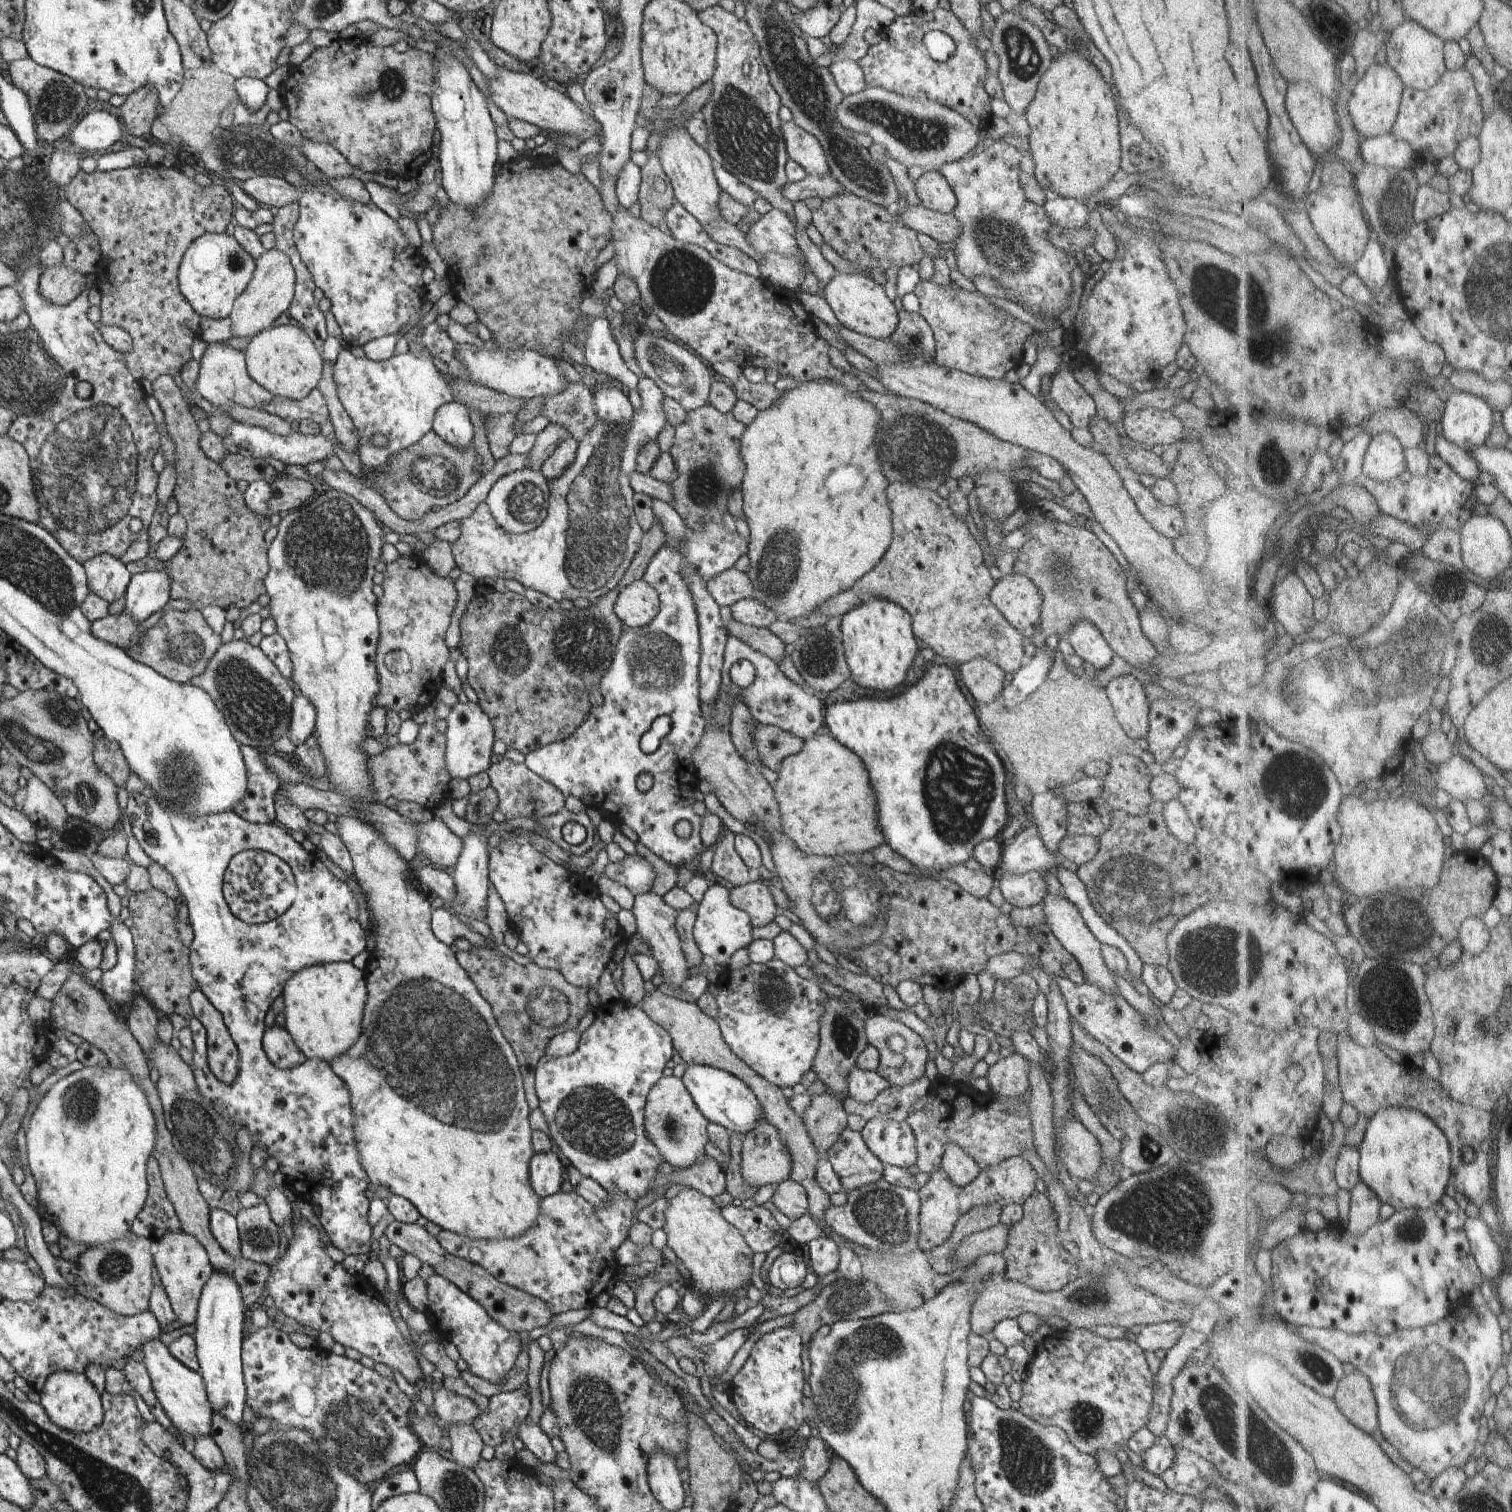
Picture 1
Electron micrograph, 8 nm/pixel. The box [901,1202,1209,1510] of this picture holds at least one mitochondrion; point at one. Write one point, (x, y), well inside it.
(1024, 1459)

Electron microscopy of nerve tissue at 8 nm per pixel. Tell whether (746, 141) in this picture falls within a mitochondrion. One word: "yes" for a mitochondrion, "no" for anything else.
yes

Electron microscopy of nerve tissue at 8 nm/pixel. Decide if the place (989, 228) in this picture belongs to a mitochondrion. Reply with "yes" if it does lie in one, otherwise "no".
yes

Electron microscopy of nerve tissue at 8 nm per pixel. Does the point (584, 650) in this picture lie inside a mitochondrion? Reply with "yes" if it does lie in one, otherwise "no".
yes

